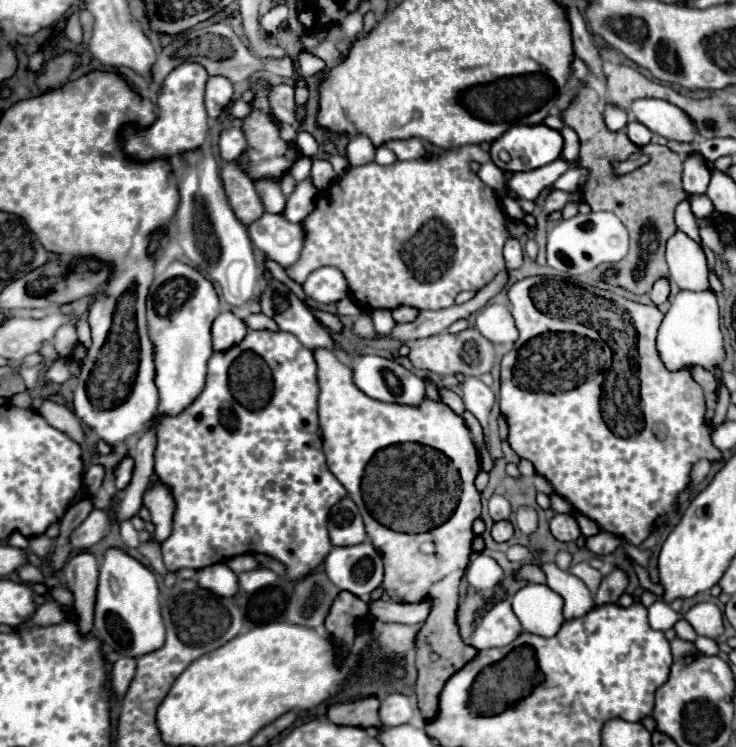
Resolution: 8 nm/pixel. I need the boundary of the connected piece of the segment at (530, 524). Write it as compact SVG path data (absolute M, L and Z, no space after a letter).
M526 506L518 508L518 510L516 510L516 520L518 520L518 528L520 528L522 534L526 534L526 536L534 534L536 528L538 528L538 514L536 514L534 508L526 508Z

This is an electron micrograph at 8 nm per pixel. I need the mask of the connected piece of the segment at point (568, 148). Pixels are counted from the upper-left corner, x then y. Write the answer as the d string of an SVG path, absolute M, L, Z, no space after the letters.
M564 126L560 134L564 136L564 150L562 150L562 158L564 158L566 162L574 162L574 160L576 160L578 150L580 150L580 140L578 140L578 136L576 136L576 132L574 132L574 130L568 130L568 126Z

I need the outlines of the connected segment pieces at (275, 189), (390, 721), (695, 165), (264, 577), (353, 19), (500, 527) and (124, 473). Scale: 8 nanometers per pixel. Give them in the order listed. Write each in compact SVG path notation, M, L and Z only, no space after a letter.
M258 178L258 180L254 180L254 188L256 188L266 212L282 214L286 198L280 192L280 178Z
M390 694L380 704L380 720L384 726L398 726L412 720L414 706L408 696L404 694Z
M688 154L684 160L684 192L688 196L694 194L706 194L708 182L710 182L710 170L706 168L706 162L700 154Z
M258 568L258 570L240 572L238 580L240 580L240 590L244 590L244 592L256 592L256 590L260 590L260 588L276 582L278 574L274 574L268 568Z
M352 12L352 14L348 14L342 22L340 22L340 26L344 26L344 32L346 32L346 36L350 38L350 40L354 40L360 32L362 32L362 22L360 22L360 12Z
M496 522L492 528L492 538L496 542L506 542L512 538L512 534L514 534L514 526L510 522Z
M124 458L120 462L120 466L116 468L116 488L122 490L130 484L130 478L132 478L132 468L134 468L134 462L132 458Z

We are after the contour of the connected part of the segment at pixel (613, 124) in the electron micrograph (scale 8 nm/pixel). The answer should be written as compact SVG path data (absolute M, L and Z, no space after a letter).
M606 106L604 120L606 120L606 126L610 130L622 130L622 128L626 128L626 114L624 114L624 110L616 110L614 106Z

